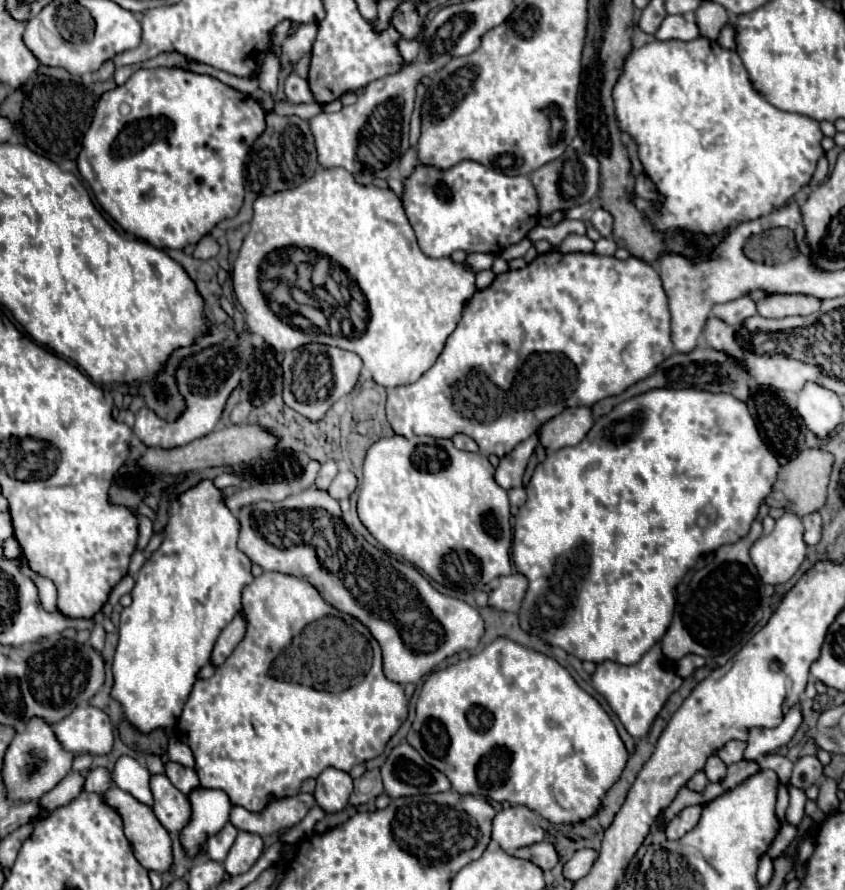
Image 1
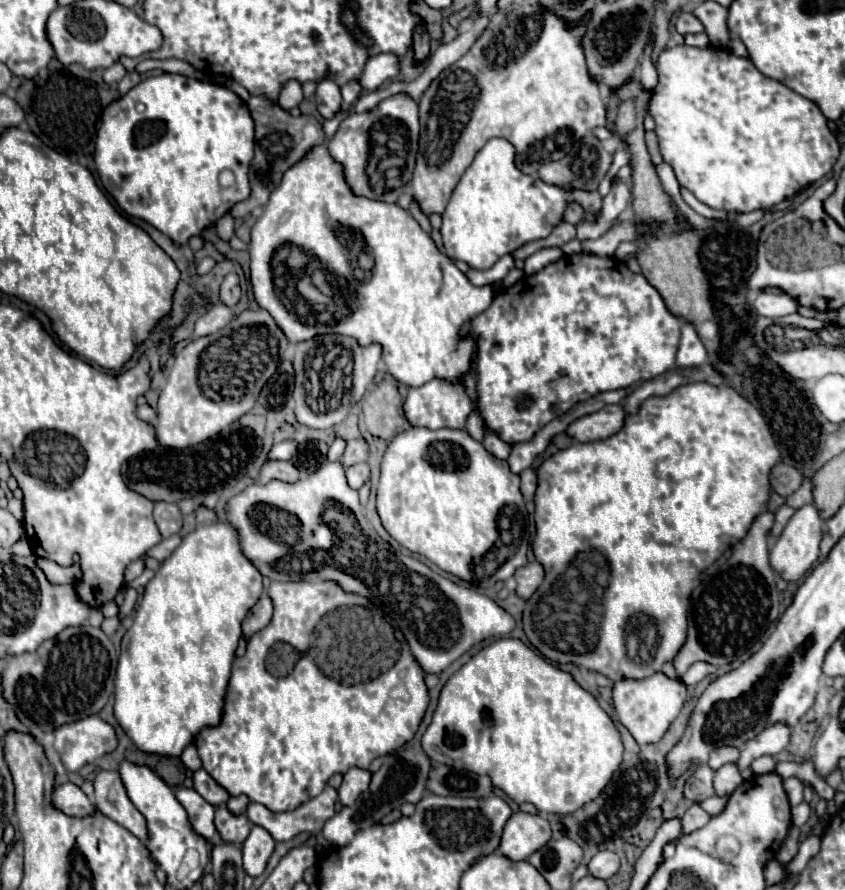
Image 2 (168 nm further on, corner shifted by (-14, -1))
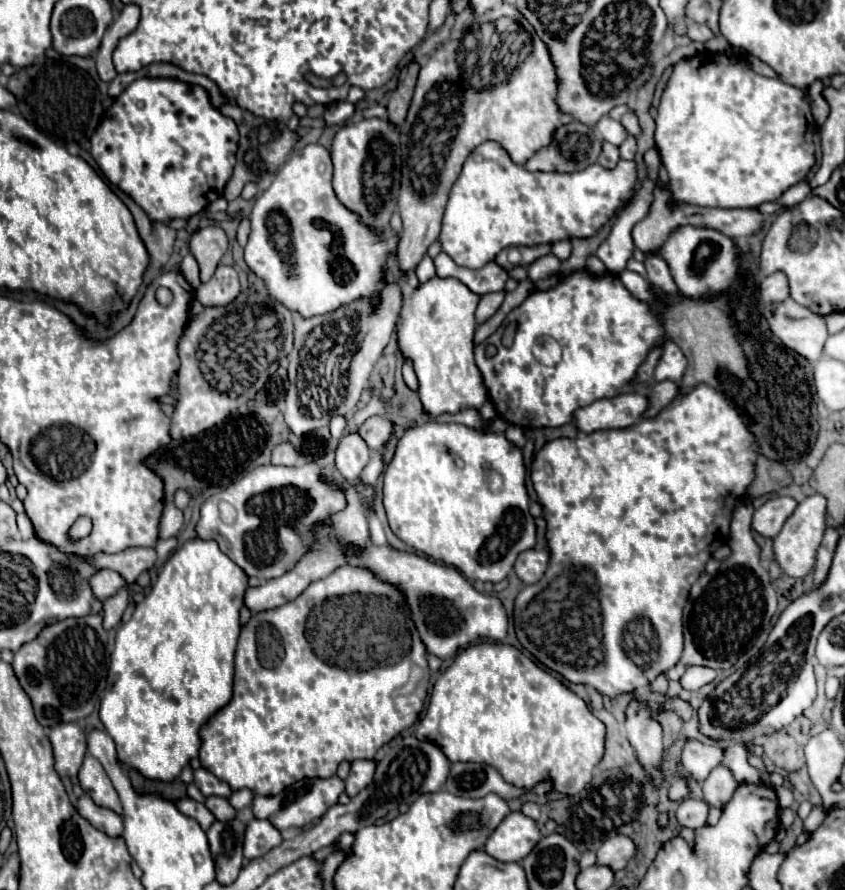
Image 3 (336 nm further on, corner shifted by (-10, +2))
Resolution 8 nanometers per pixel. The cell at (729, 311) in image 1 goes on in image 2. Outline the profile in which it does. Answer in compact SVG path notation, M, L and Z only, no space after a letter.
M759 292L757 300L755 300L755 308L761 316L769 316L769 318L777 318L777 316L789 316L795 314L799 304L795 304L795 300L791 300L791 296L787 294L773 294L773 292Z

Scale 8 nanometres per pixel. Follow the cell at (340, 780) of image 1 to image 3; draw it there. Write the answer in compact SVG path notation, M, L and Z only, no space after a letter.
M365 759L353 761L351 771L349 771L347 779L345 779L345 793L349 797L353 797L359 791L363 791L371 783L373 773L375 773L375 763L373 761L365 761Z

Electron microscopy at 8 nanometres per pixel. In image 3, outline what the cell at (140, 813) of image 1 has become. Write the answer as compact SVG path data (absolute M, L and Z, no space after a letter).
M91 755L85 757L85 761L79 769L79 783L85 791L85 795L89 795L99 807L115 809L115 813L123 815L119 795L117 795L115 787L111 785L103 765L99 765L99 761L95 761L95 757L91 757Z

